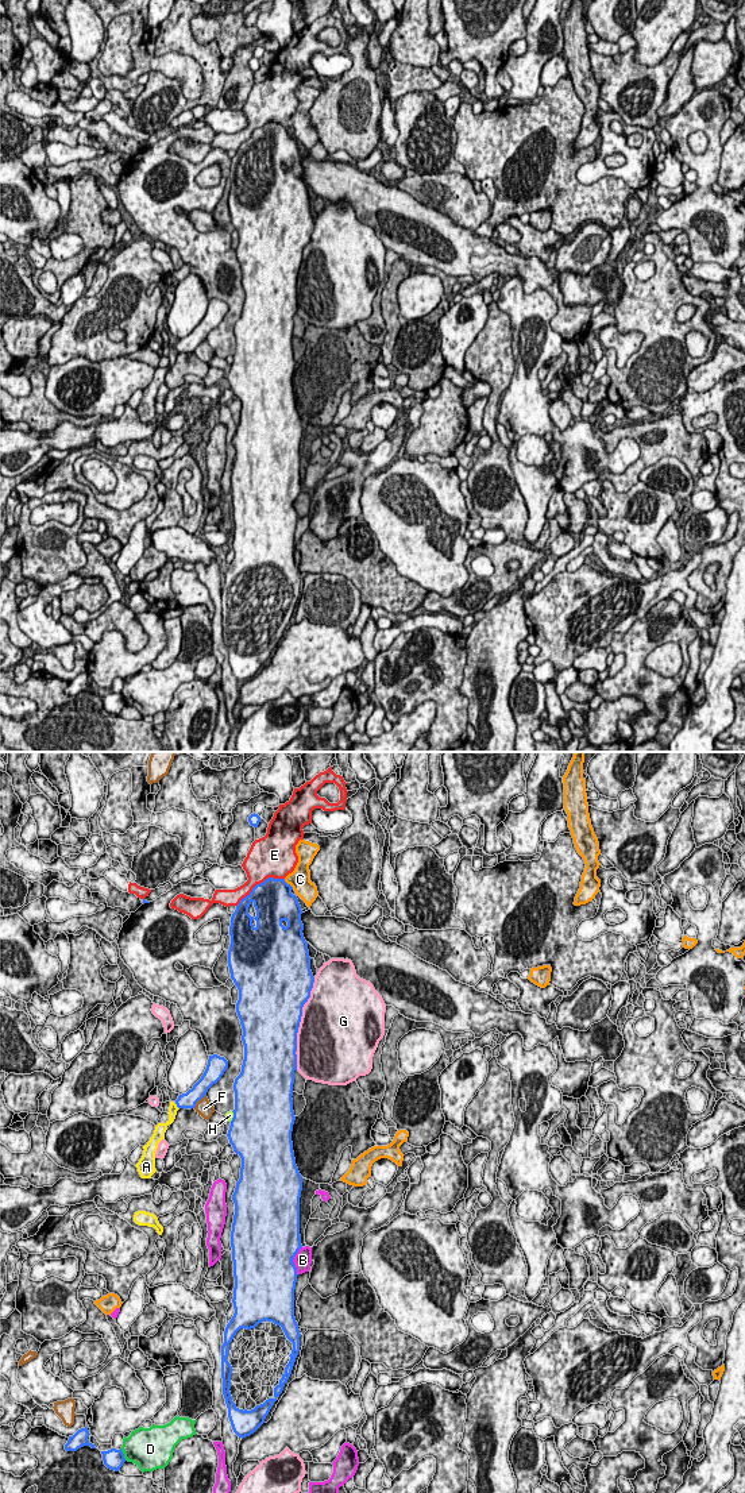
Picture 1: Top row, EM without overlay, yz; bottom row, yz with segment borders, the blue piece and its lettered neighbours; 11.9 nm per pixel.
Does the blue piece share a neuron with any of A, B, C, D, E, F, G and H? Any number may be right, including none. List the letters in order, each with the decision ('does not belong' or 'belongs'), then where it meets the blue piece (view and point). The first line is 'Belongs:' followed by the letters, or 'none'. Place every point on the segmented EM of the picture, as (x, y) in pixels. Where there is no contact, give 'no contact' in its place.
Belongs: none
A: does not belong; meets blue in yz at (177, 1106)
B: does not belong; meets blue in yz at (292, 1261)
C: does not belong; meets blue in yz at (289, 884)
D: does not belong; meets blue in yz at (123, 1454)
E: does not belong; meets blue in yz at (261, 883)
F: does not belong; meets blue in yz at (199, 1099)
G: does not belong; meets blue in yz at (298, 1023)
H: does not belong; meets blue in yz at (234, 1117)

